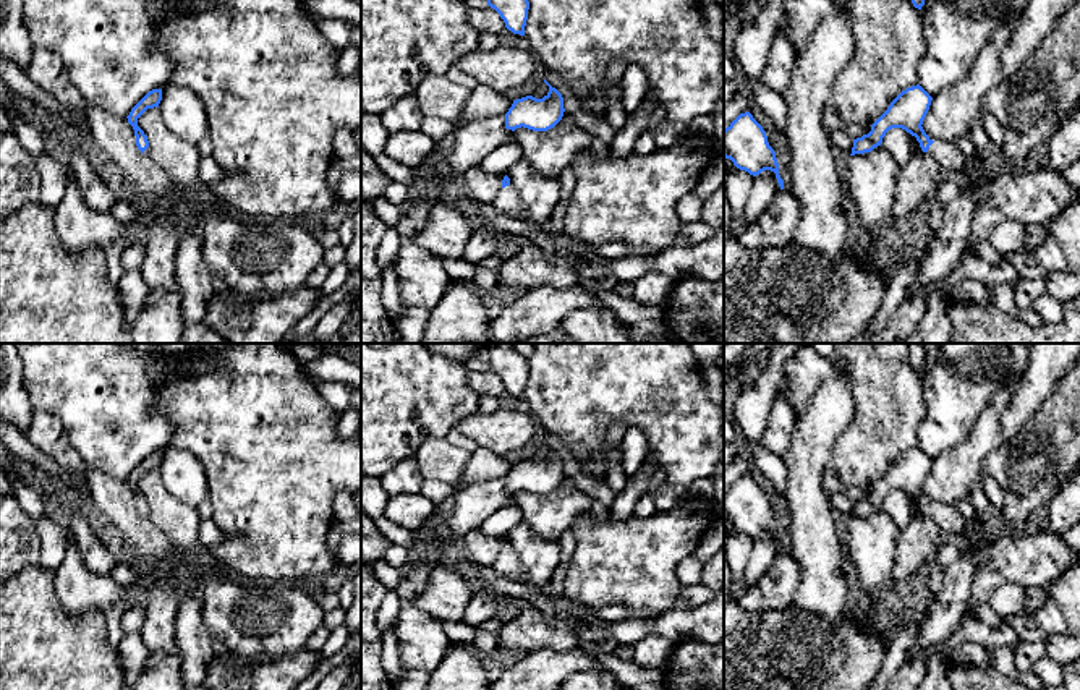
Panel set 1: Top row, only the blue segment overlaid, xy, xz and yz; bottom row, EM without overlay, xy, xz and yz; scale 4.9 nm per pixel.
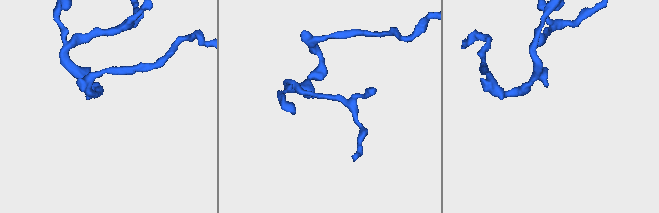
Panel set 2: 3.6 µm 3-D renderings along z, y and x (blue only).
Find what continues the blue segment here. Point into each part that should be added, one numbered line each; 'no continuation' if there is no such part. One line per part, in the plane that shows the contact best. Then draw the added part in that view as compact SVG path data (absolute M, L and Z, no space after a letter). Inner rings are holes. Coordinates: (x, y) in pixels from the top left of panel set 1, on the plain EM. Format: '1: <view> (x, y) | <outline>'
1: yz (951, 522) | M934 504L928 517L941 528L944 536L960 538L968 530L968 522L954 505Z

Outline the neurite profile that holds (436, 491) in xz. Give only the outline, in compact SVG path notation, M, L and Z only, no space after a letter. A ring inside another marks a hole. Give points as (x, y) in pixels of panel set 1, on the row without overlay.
M423 479L419 492L439 507L450 500L455 491L457 486L450 483L442 483L439 479Z

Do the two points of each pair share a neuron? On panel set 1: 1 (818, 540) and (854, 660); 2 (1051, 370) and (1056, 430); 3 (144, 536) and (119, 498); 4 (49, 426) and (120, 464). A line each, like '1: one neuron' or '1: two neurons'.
1: two neurons
2: two neurons
3: one neuron
4: two neurons

